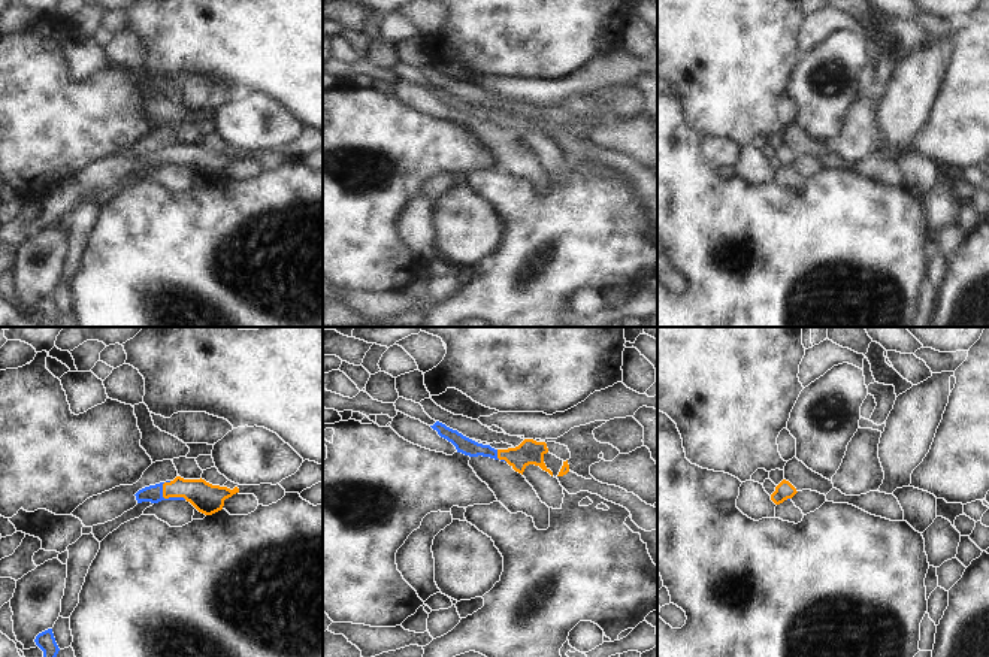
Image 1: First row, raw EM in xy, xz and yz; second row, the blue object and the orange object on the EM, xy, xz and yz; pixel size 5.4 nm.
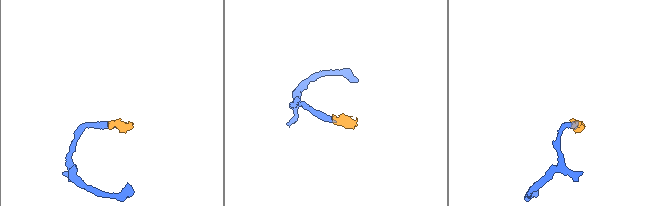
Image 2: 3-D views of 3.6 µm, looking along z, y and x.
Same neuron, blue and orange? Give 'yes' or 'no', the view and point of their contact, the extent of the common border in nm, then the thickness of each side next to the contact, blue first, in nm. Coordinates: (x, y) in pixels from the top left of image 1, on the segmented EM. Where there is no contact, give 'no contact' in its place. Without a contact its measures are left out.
yes | xy (169, 497) | 160 nm | 100/160 nm

